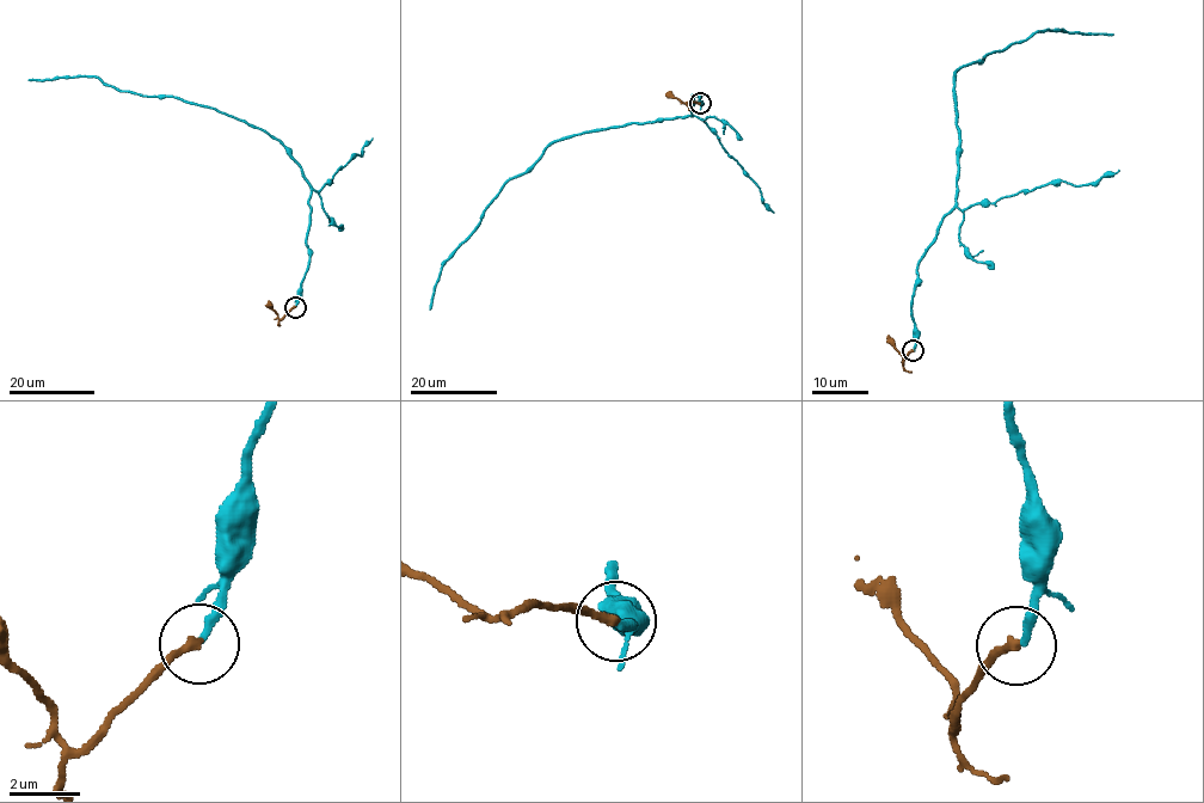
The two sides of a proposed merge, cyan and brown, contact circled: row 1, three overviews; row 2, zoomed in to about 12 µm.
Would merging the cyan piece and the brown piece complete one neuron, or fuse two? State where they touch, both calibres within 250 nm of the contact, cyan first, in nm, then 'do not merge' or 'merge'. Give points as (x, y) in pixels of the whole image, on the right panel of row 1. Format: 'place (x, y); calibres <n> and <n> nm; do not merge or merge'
place (913, 350); calibres 200 and 240 nm; do not merge

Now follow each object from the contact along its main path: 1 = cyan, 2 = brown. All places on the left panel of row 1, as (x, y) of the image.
1: (295, 306), (308, 262), (312, 194), (301, 166), (278, 140), (212, 108), (116, 89), (98, 78), (29, 79)
2: (295, 306), (280, 319), (269, 300)

